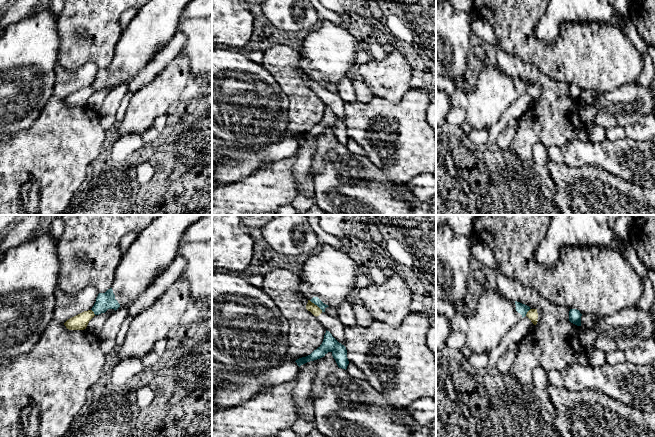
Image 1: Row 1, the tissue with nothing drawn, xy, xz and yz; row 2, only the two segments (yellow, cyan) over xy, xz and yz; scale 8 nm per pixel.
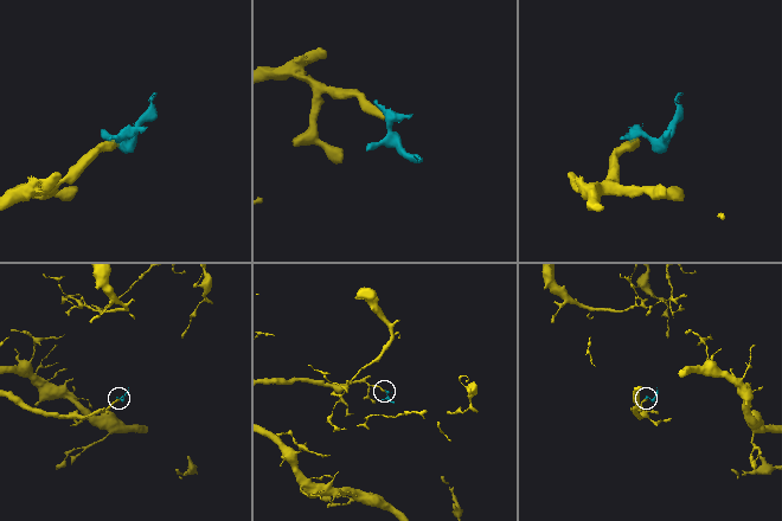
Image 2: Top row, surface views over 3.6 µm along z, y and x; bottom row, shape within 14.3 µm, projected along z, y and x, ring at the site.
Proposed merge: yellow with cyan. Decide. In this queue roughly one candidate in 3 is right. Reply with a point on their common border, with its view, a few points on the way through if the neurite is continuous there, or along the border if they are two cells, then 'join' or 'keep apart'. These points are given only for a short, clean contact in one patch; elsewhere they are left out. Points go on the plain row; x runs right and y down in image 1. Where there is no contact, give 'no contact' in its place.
xz (316, 81) | along xz (309, 76), (322, 87) | keep apart

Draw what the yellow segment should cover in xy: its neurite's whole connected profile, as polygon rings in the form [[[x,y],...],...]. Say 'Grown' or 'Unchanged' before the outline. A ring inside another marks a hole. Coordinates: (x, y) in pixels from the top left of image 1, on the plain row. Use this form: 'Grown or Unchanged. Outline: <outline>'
Unchanged. Outline: [[[92,86],[84,87],[70,95],[64,101],[69,106],[84,106],[86,105],[89,97],[95,92]]]

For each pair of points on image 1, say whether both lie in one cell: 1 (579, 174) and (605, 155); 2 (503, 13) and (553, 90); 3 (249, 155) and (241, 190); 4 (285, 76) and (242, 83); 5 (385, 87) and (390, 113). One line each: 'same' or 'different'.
1: different
2: different
3: different
4: different
5: different

